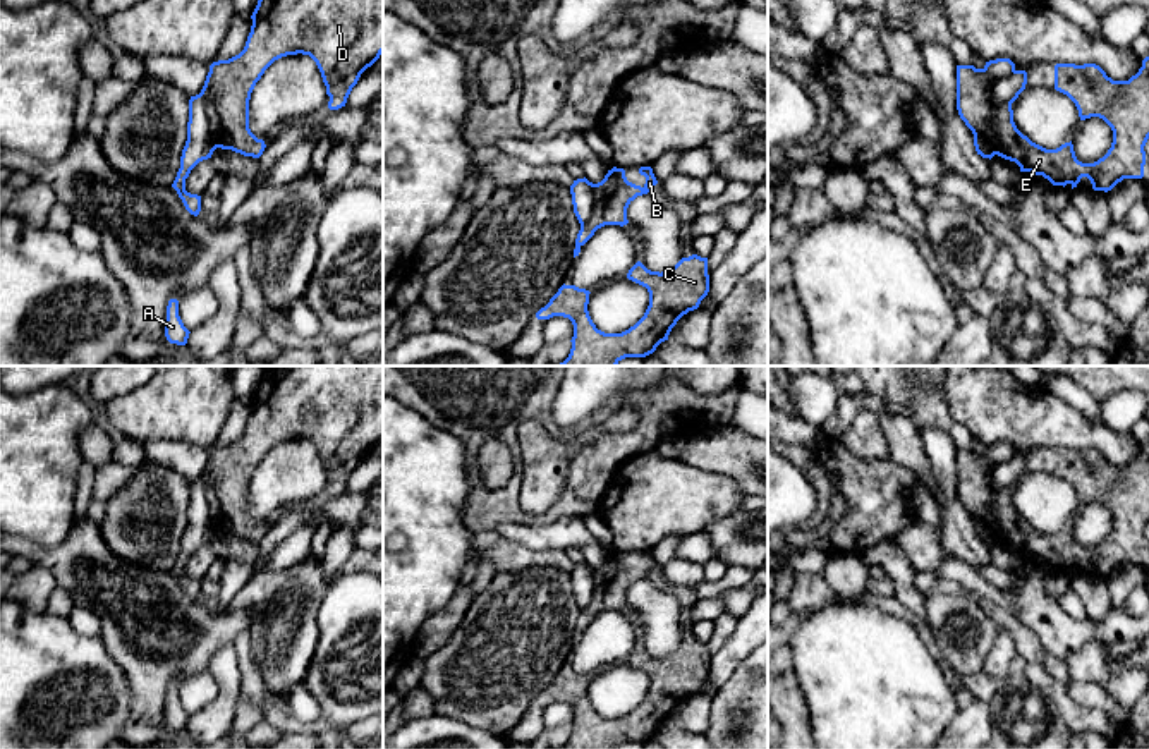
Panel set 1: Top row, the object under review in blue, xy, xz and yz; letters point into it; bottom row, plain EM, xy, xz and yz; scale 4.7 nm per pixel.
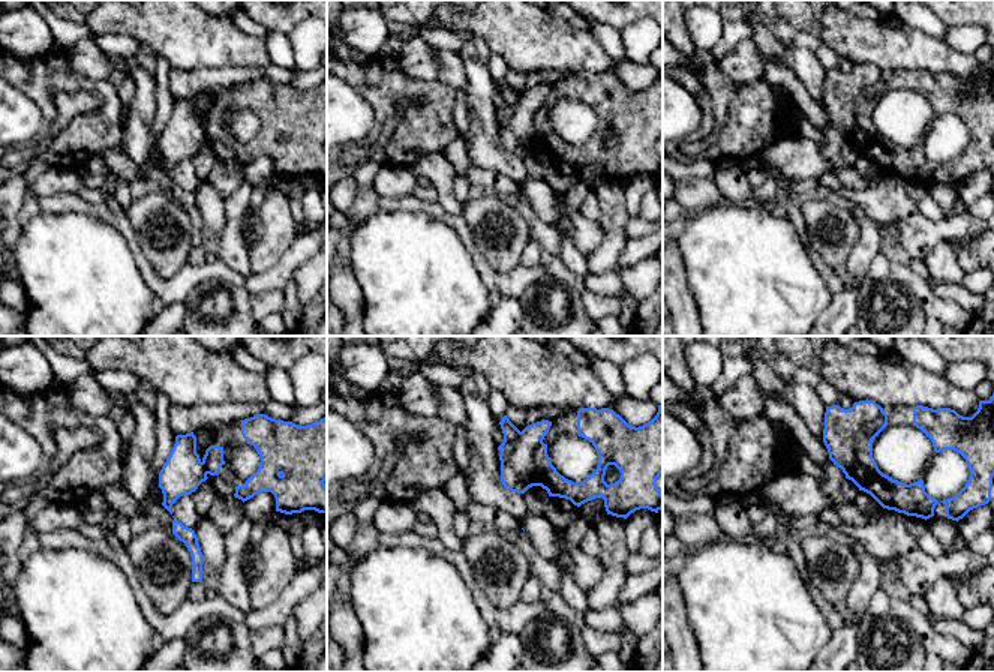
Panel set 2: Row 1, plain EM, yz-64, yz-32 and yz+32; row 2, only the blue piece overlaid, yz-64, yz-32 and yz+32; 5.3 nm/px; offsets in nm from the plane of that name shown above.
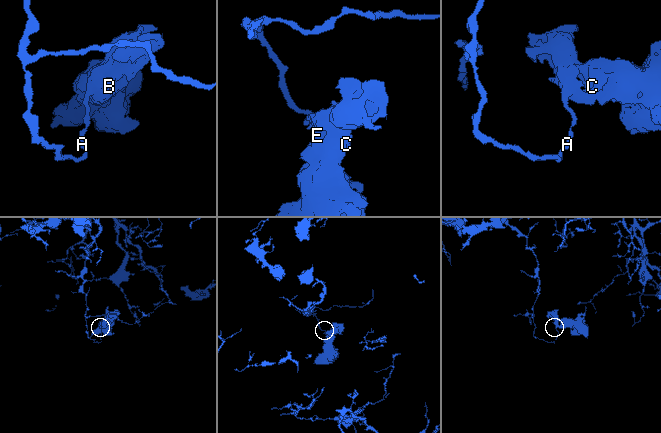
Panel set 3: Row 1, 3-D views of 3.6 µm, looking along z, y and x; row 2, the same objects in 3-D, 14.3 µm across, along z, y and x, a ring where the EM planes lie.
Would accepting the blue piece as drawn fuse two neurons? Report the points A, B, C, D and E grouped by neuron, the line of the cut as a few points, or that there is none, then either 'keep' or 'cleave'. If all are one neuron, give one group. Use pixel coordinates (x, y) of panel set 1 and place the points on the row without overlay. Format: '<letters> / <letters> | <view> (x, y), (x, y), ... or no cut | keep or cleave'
A / B C D E | yz (1014, 454), (995, 469), (993, 492) | cleave

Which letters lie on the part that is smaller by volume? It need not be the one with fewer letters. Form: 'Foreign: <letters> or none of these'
Foreign: B, C, D, E

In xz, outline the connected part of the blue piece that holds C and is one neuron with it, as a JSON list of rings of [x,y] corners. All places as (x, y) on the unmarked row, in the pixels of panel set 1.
[[[682,642],[668,656],[651,656],[637,646],[627,663],[646,672],[649,691],[644,701],[622,718],[605,718],[593,708],[589,675],[562,670],[536,697],[538,704],[568,703],[574,709],[572,734],[560,749],[618,749],[625,742],[646,742],[668,725],[677,706],[699,692],[709,677],[708,642]]]

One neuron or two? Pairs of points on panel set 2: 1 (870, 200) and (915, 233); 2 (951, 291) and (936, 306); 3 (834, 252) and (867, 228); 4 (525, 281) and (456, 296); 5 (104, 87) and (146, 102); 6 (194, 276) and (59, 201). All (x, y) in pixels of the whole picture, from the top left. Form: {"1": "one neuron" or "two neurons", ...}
{"1": "one neuron", "2": "two neurons", "3": "two neurons", "4": "two neurons", "5": "two neurons", "6": "one neuron"}

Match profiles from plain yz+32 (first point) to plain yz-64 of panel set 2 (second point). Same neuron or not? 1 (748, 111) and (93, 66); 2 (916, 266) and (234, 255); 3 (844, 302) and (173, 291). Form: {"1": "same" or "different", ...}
{"1": "different", "2": "same", "3": "different"}

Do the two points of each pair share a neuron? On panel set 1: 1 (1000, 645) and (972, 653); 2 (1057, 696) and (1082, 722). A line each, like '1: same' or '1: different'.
1: different
2: same

